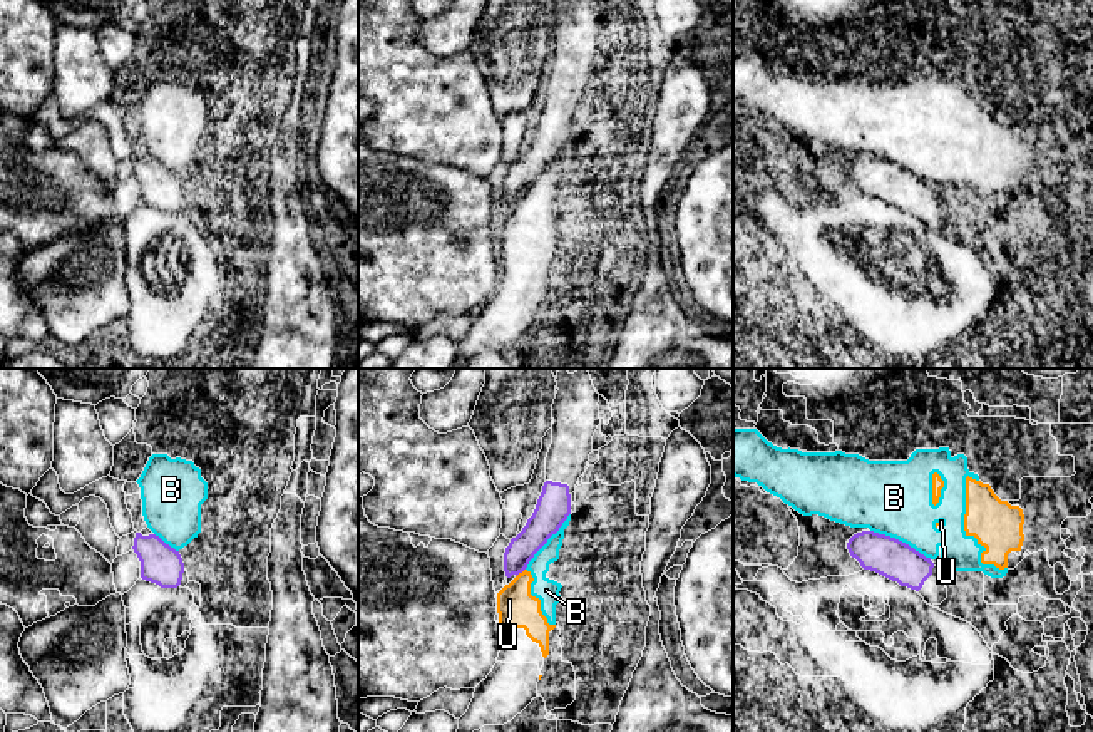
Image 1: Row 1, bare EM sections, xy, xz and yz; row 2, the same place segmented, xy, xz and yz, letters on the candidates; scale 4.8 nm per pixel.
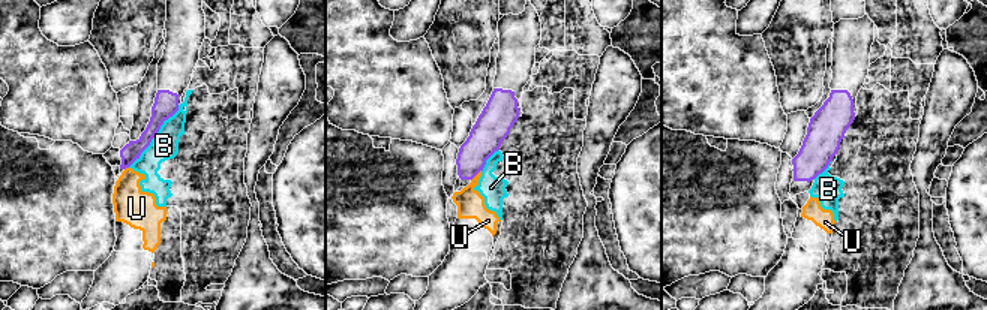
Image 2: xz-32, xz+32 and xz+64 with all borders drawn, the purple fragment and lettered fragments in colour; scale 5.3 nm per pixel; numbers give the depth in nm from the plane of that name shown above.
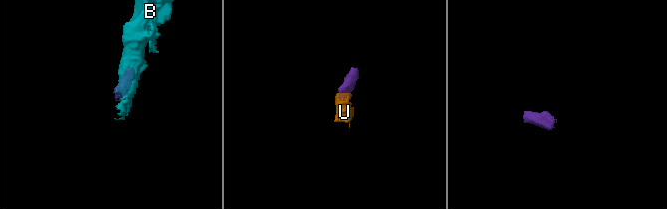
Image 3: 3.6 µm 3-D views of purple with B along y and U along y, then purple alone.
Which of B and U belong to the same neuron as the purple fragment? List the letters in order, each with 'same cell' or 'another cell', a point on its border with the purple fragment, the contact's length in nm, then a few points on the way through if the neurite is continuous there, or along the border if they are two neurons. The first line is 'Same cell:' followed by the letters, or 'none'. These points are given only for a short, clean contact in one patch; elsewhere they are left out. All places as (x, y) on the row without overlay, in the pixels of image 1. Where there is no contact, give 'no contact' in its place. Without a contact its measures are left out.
Same cell: none
B: another cell | yz (901, 166) | 320 nm | along yz (871, 154), (894, 161), (931, 183)
U: another cell | xz (519, 196) | 60 nm | along xz (524, 193), (516, 201)

